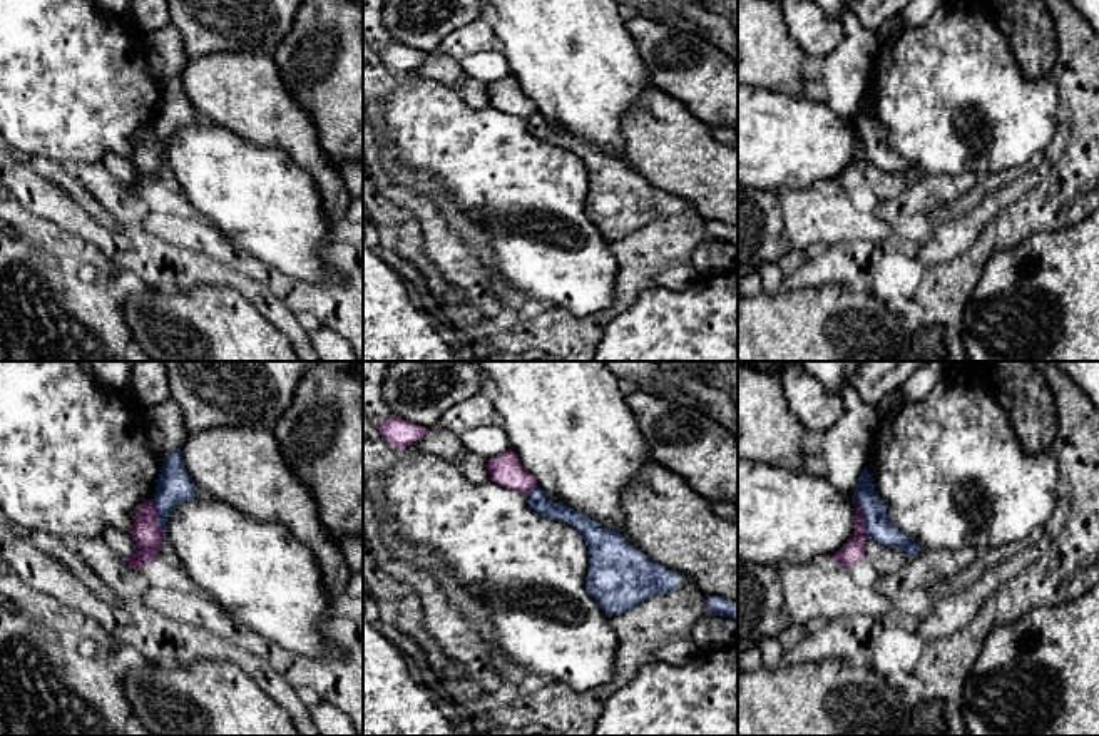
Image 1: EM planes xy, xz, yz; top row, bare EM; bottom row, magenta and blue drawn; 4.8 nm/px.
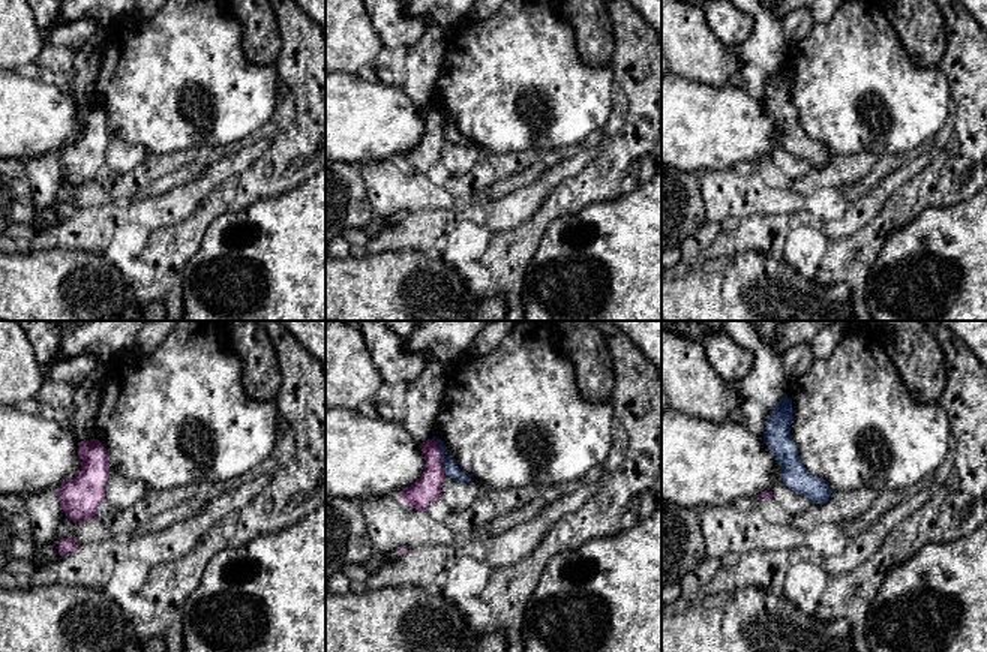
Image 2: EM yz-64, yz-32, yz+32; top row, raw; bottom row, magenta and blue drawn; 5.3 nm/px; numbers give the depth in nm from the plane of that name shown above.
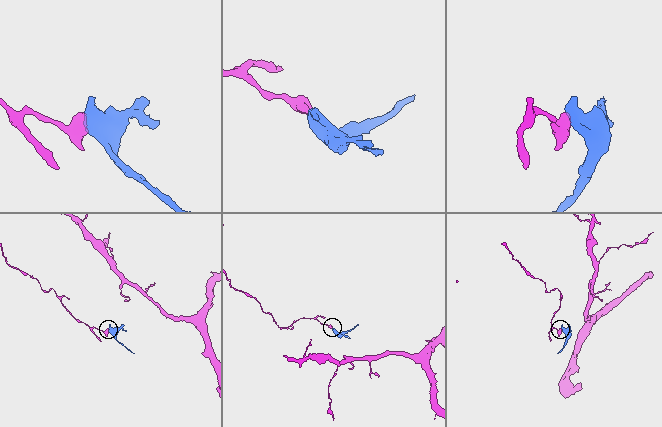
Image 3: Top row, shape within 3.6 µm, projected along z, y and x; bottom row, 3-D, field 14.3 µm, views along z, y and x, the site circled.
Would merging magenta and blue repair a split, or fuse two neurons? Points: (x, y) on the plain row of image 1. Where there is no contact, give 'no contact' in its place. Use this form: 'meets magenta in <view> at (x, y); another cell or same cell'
meets magenta in yz at (862, 141); another cell

